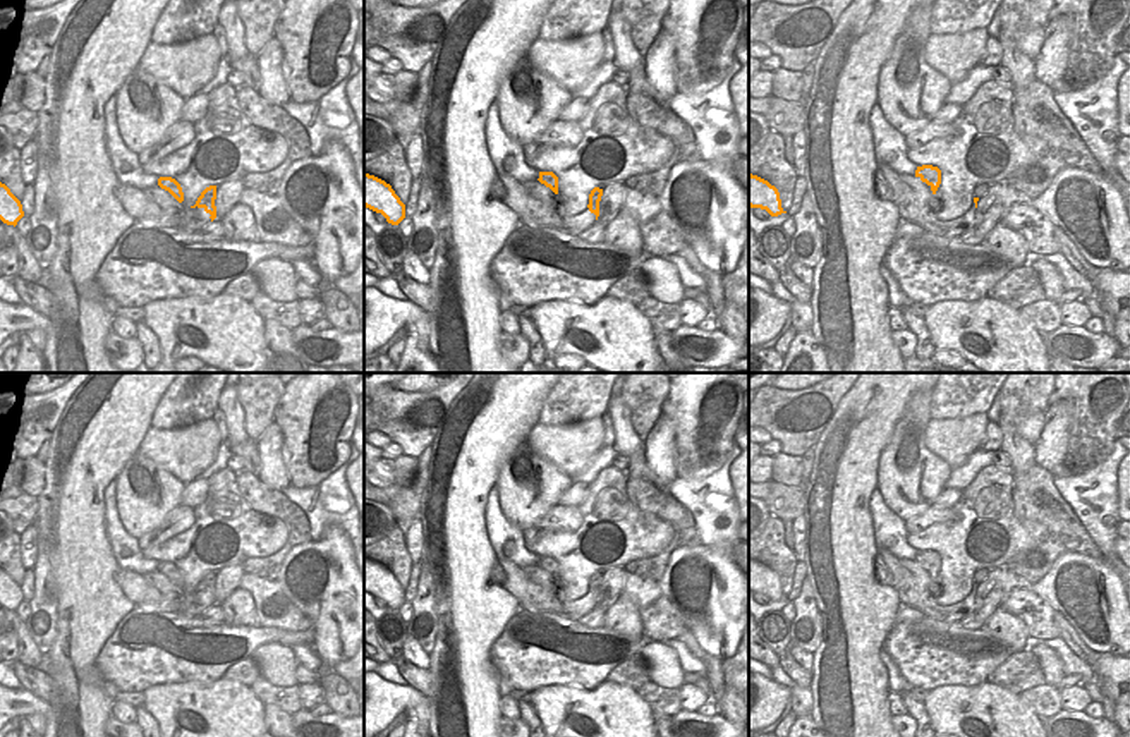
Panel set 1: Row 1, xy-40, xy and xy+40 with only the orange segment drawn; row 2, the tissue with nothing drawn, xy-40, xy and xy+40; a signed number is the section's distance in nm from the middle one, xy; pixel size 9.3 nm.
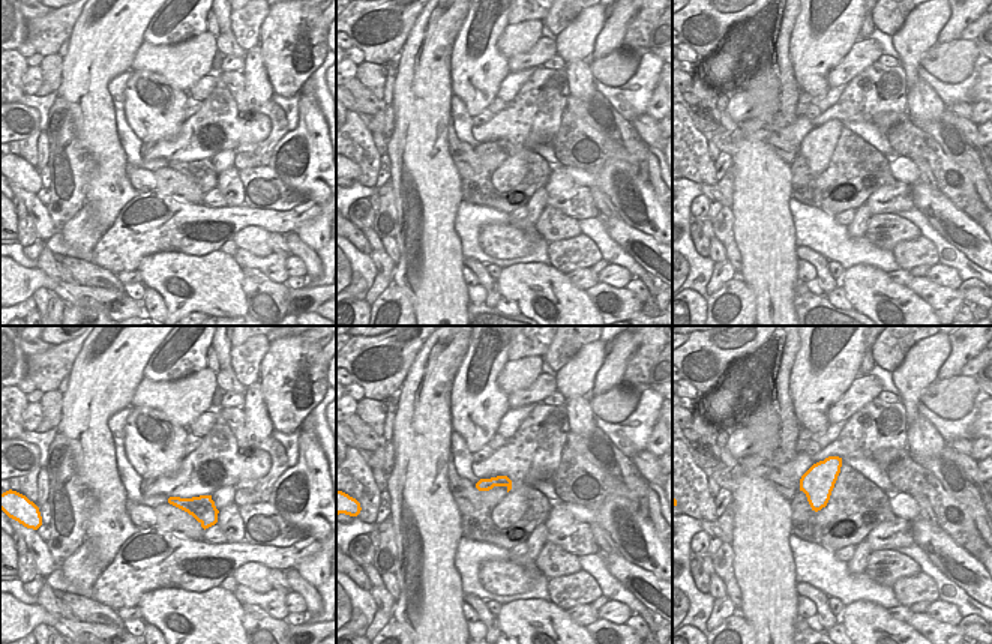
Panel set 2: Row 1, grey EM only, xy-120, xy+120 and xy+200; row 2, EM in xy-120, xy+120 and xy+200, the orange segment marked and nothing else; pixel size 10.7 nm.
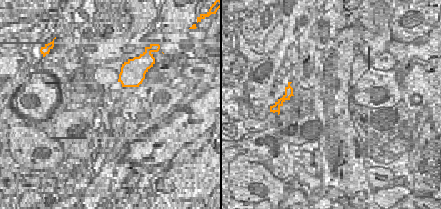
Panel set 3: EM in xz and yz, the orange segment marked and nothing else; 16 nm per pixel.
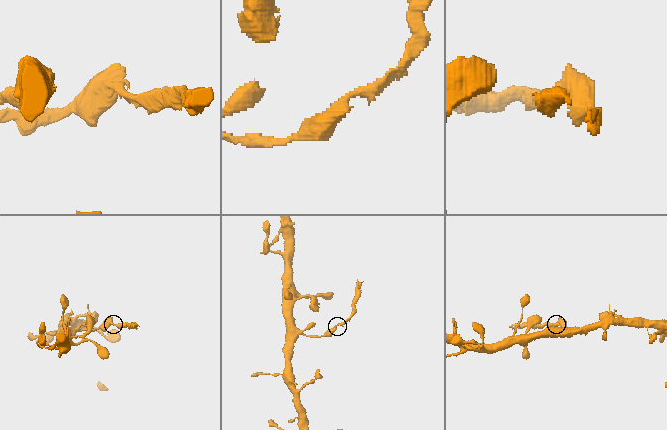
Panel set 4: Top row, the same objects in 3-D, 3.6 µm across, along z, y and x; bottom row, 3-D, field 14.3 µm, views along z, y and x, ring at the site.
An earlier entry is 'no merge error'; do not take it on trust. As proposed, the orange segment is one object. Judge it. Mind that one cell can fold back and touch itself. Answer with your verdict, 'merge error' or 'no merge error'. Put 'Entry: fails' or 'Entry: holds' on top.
Entry: fails
merge error

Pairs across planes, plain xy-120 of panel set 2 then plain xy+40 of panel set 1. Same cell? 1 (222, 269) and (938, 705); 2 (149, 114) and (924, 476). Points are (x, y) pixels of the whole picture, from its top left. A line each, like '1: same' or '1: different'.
1: same
2: same

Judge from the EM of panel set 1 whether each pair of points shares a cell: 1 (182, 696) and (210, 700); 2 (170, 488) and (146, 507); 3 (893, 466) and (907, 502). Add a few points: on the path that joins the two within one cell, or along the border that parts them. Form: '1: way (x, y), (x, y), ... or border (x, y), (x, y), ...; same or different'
1: way (189, 703), (203, 703); same
2: way (164, 497), (162, 505), (155, 507); same
3: way (897, 475), (899, 493); same

